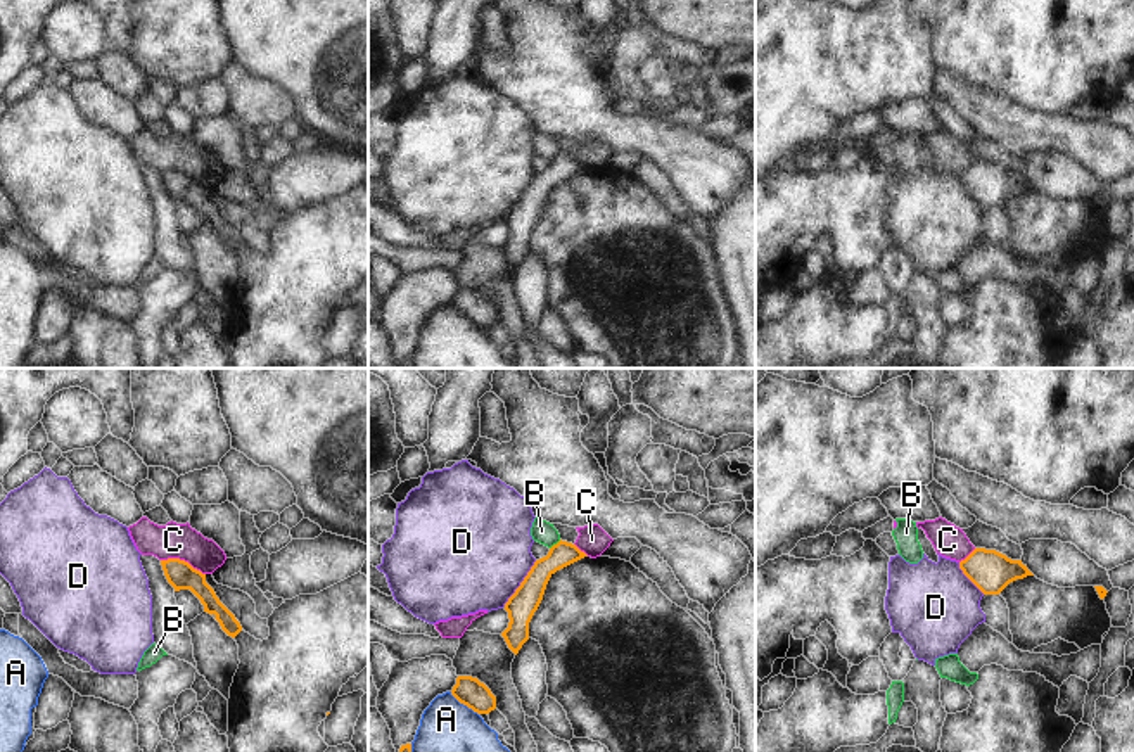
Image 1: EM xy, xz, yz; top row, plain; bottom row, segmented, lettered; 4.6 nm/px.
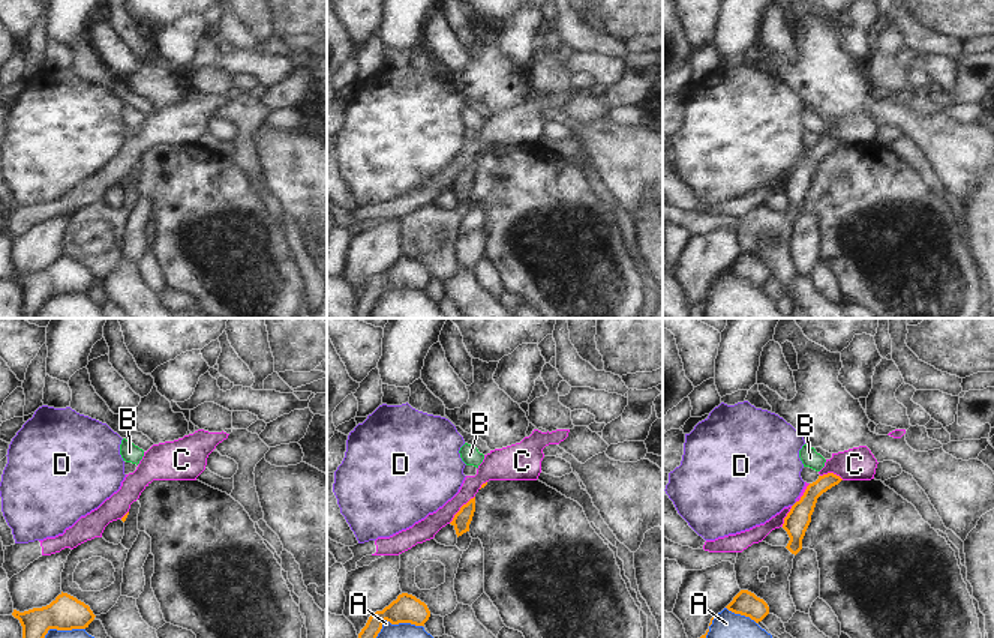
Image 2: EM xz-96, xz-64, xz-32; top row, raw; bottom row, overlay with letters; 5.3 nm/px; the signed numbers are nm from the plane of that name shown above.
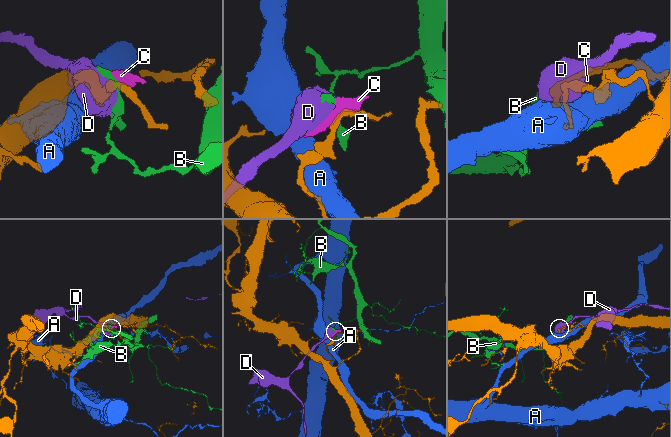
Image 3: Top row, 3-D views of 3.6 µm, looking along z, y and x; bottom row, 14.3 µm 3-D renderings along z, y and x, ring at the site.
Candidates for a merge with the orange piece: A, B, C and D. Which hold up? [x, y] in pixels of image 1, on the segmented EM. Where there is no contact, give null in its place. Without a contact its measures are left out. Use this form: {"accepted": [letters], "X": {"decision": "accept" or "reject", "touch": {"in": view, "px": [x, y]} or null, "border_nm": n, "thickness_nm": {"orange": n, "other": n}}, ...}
{"accepted": [], "A": {"decision": "reject", "touch": {"in": "xz", "px": [464, 704]}, "border_nm": 170, "thickness_nm": {"orange": 140, "other": 240}}, "B": {"decision": "reject", "touch": {"in": "xz", "px": [557, 543]}, "border_nm": 70, "thickness_nm": {"orange": 120, "other": 110}}, "C": {"decision": "reject", "touch": {"in": "xy", "px": [184, 560]}, "border_nm": 220, "thickness_nm": {"orange": 140, "other": 160}}, "D": {"decision": "reject", "touch": {"in": "xz", "px": [521, 583]}, "border_nm": 260, "thickness_nm": {"orange": 140, "other": 500}}}

